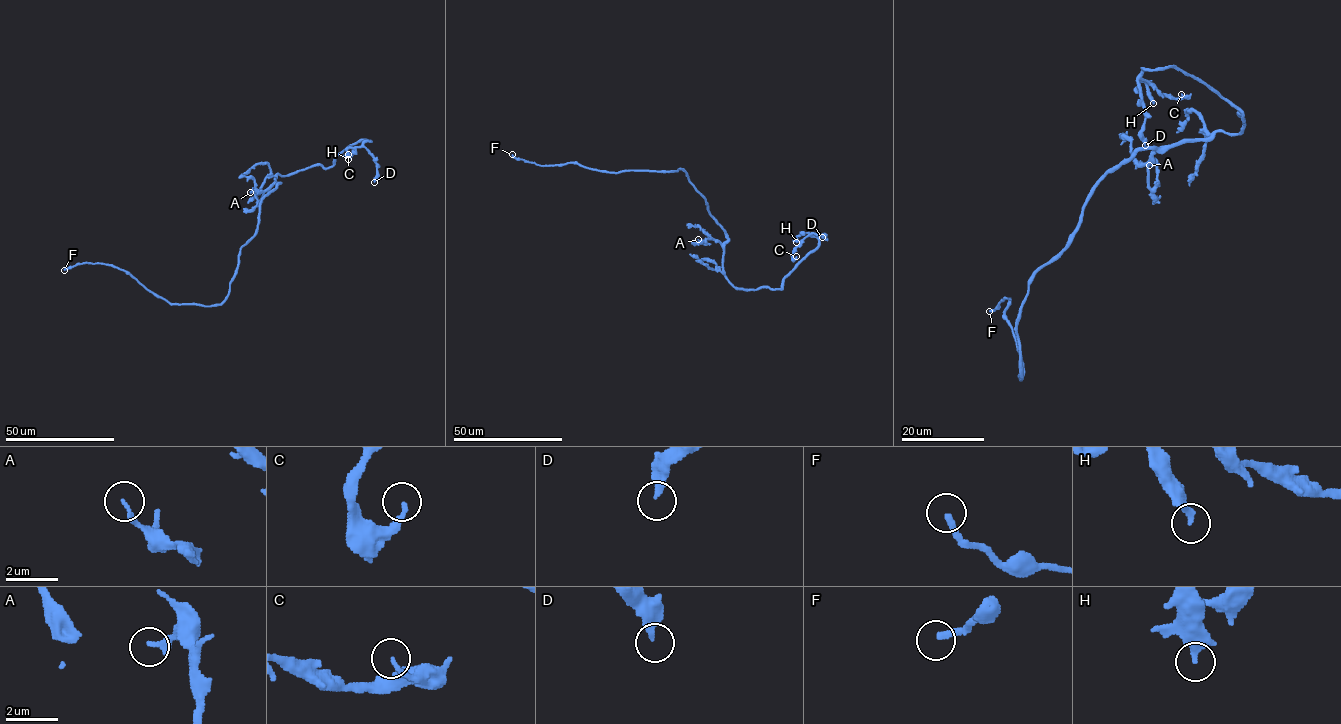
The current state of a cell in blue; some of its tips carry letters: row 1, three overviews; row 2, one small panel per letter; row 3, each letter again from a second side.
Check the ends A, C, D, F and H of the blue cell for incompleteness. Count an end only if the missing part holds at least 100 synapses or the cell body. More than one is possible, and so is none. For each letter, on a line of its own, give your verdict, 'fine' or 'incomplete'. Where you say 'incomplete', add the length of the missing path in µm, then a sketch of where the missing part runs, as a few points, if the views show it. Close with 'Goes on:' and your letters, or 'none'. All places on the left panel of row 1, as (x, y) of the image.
A: fine
C: fine
D: fine
F: fine
H: fine
Goes on: none

